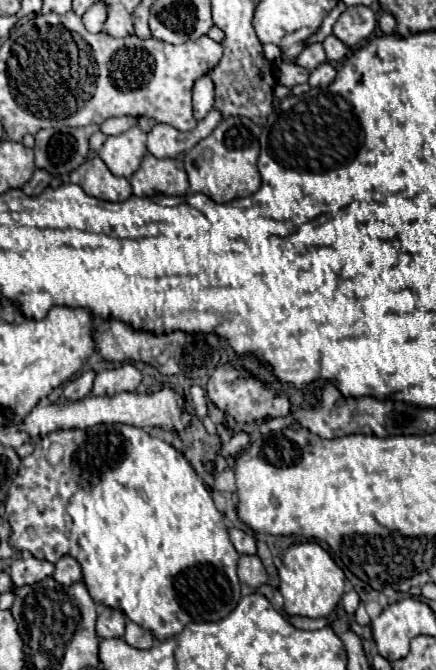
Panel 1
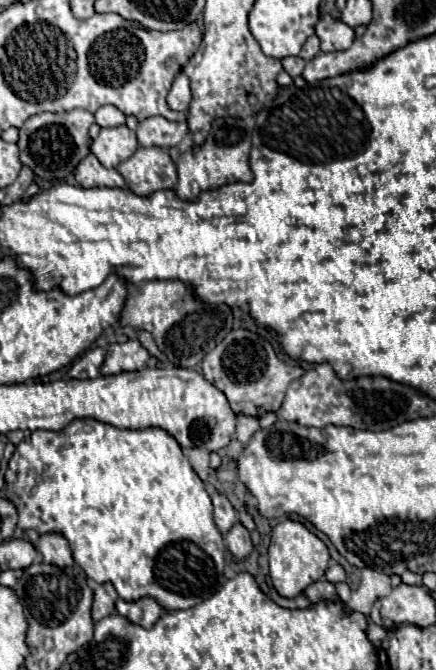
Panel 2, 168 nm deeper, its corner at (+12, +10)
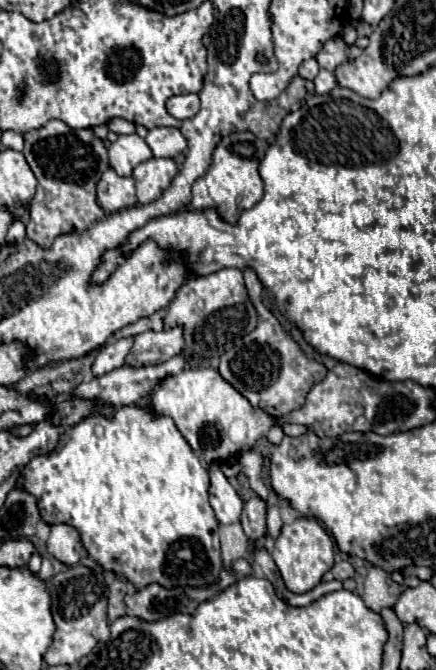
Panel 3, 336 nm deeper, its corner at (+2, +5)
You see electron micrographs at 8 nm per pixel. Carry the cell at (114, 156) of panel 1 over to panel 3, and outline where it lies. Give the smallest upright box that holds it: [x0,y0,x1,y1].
[108,134,152,176]

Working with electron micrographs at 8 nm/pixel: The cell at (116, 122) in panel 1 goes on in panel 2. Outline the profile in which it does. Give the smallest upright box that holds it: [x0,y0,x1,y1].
[94,105,126,127]

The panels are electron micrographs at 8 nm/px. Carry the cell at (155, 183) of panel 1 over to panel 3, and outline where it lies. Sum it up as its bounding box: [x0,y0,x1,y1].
[132,158,178,204]

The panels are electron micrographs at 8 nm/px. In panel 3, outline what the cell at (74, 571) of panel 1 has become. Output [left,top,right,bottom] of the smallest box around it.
[46,524,84,566]

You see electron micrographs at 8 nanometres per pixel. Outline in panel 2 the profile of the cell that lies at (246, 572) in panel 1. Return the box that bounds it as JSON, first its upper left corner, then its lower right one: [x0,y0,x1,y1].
[224,521,252,559]

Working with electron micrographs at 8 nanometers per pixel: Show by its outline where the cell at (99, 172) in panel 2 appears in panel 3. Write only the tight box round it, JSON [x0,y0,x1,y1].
[96,168,136,212]

